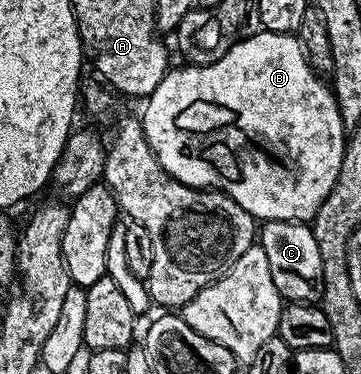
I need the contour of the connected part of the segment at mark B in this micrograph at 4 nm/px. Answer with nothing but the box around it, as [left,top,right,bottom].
[141,29,345,223]

